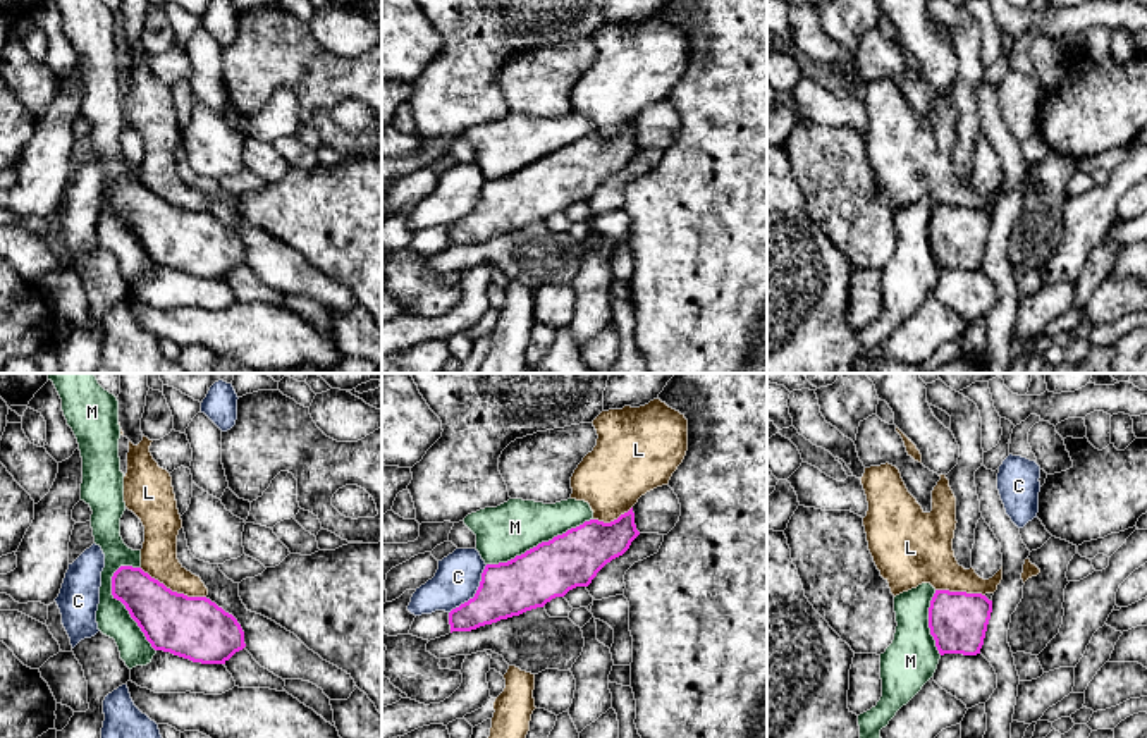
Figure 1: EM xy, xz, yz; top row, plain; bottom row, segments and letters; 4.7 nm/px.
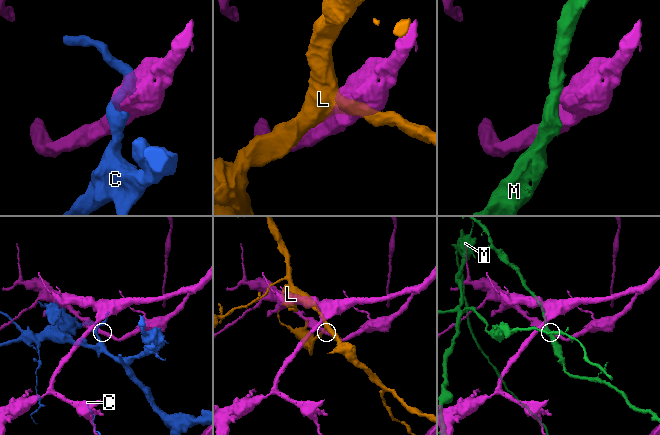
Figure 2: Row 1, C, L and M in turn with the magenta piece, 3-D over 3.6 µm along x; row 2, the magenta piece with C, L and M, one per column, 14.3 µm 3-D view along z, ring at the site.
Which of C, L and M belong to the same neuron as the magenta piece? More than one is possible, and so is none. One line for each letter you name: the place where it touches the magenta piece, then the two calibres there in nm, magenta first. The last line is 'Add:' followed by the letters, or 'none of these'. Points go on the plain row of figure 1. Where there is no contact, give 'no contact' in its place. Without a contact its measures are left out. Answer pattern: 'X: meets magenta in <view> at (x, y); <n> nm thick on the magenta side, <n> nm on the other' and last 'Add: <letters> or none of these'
Add: none of these

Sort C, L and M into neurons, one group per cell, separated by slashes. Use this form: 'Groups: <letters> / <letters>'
Groups: C / L / M

